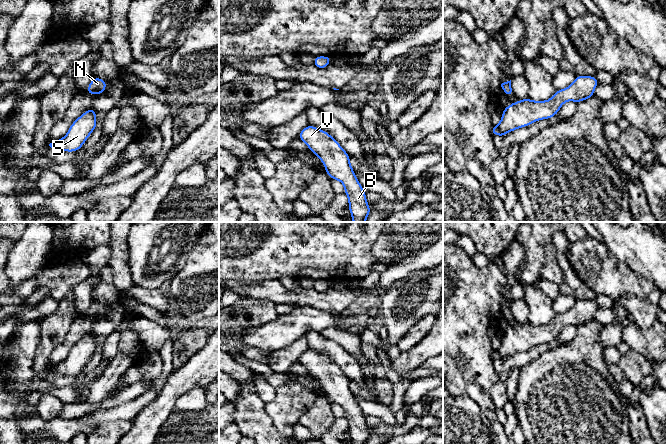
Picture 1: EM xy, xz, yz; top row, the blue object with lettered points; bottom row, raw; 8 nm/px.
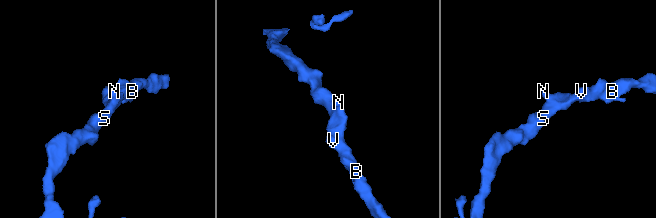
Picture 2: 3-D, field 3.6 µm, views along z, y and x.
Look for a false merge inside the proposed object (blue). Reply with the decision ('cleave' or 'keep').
keep

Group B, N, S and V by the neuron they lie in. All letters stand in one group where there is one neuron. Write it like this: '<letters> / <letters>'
B N S V

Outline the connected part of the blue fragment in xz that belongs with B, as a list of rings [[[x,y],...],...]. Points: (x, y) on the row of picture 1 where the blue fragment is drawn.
[[[310,124],[301,130],[298,138],[321,160],[329,178],[343,183],[353,222],[366,222],[371,208],[351,167],[349,154],[328,132]]]

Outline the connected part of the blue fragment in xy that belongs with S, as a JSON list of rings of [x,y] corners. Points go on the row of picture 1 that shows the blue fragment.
[[[91,107],[80,115],[69,127],[67,134],[49,146],[53,149],[76,152],[80,150],[89,138],[90,134],[97,127],[97,112]]]

